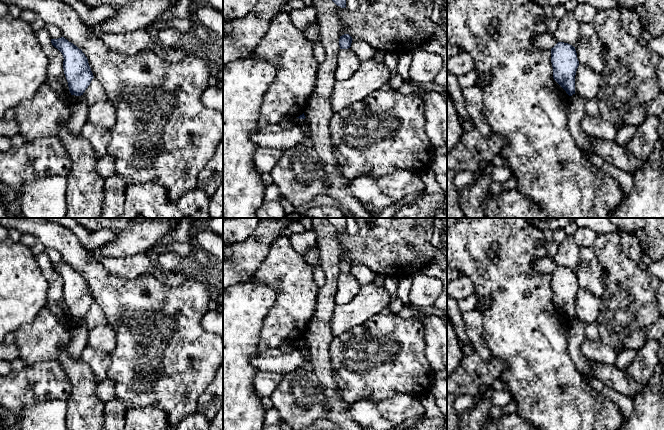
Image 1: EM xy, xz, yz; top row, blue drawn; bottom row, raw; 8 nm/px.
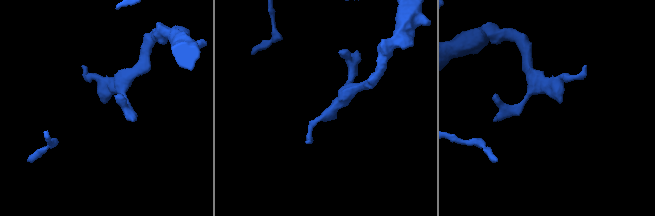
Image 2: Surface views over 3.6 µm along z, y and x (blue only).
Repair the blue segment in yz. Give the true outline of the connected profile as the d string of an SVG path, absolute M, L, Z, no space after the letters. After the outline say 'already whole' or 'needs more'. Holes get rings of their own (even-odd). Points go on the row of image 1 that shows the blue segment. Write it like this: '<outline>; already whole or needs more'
M558 42L551 48L551 63L554 80L569 96L575 94L575 75L579 66L575 47Z; already whole

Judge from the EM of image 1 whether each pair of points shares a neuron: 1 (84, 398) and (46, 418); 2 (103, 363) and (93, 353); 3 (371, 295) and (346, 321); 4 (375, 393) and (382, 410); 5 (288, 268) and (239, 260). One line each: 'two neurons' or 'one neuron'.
1: two neurons
2: one neuron
3: one neuron
4: two neurons
5: two neurons

